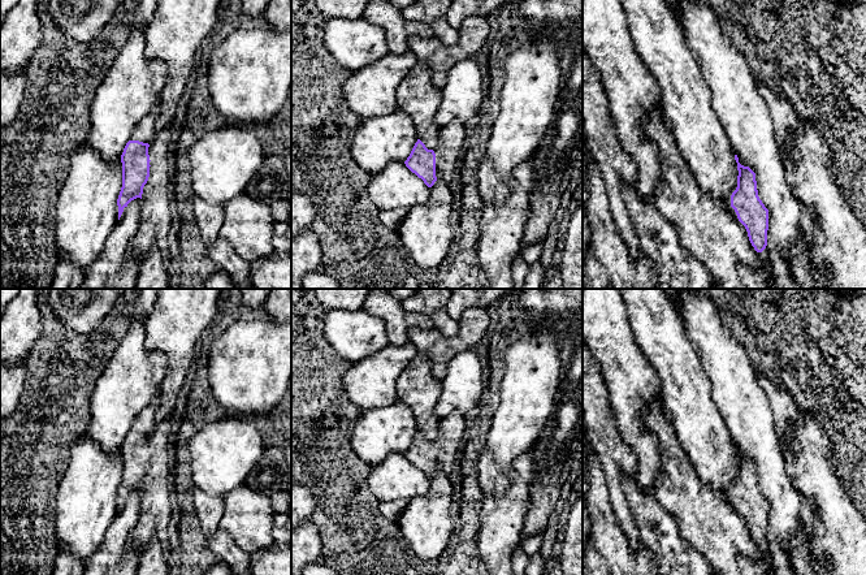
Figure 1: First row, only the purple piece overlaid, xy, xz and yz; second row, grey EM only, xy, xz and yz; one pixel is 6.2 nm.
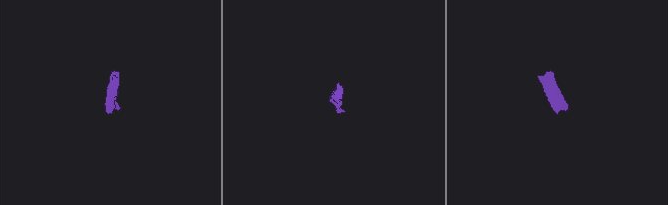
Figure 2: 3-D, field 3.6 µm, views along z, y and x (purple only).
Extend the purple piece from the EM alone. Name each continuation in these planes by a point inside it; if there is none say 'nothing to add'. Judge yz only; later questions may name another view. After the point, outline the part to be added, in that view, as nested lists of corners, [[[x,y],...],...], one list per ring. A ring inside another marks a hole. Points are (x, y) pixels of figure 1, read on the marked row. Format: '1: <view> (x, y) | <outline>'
1: yz (753, 279) | [[[766,247],[762,252],[757,254],[761,260],[758,269],[749,268],[748,265],[741,265],[739,269],[745,289],[768,289],[768,281],[774,277],[768,248]]]

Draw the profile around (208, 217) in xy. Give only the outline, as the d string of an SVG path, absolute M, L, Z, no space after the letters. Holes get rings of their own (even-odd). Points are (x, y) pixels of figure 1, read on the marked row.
M194 195L194 213L198 229L204 241L211 245L218 238L224 222L224 208L212 206Z

